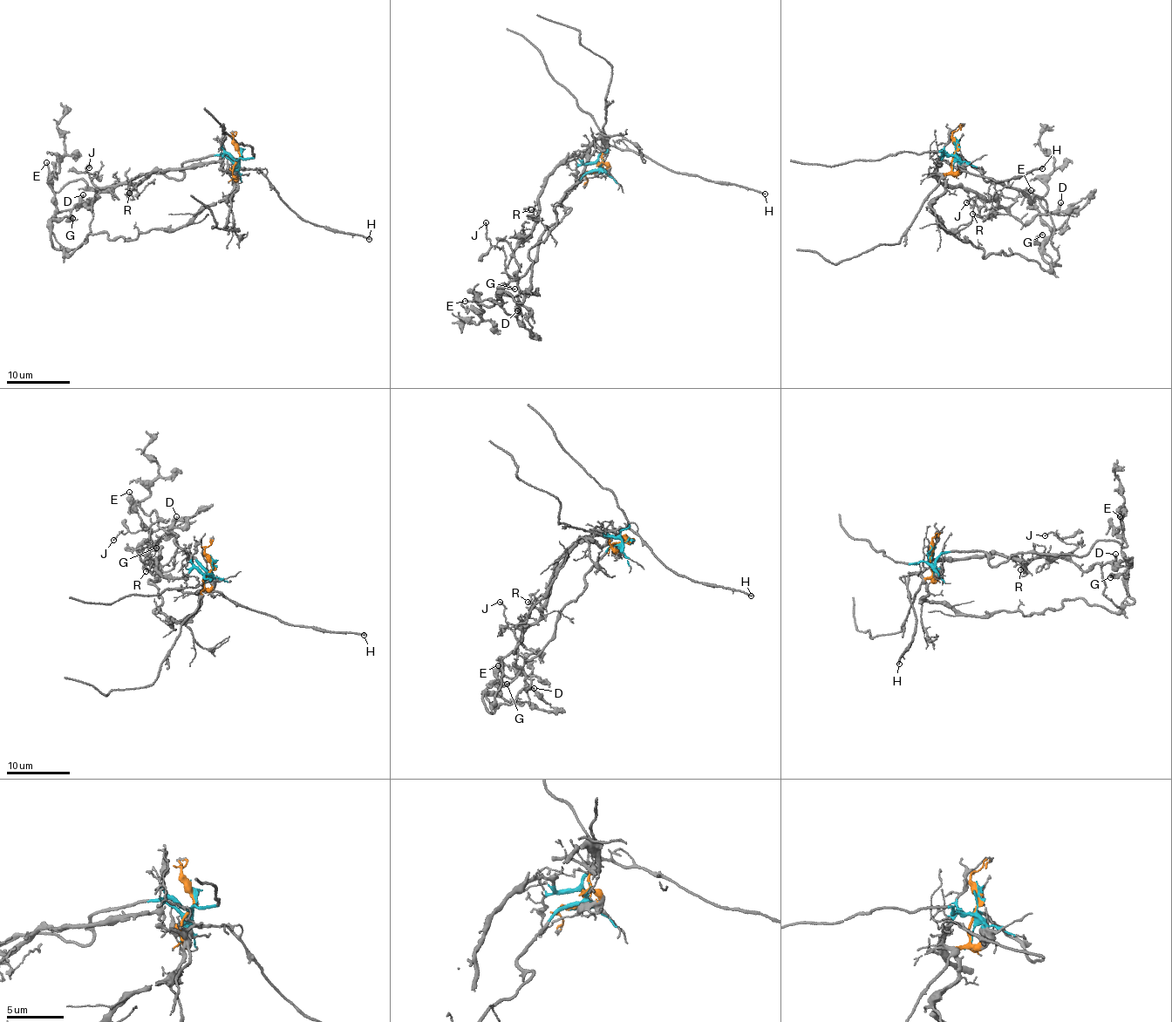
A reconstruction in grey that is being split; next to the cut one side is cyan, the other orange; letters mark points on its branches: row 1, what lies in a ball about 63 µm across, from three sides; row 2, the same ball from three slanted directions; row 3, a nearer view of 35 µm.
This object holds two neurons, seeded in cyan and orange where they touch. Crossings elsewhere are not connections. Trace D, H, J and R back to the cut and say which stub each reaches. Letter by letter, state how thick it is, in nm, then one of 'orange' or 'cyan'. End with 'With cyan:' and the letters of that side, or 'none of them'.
D: calibre 240 nm; cyan
H: calibre 220 nm; orange
J: calibre 130 nm; cyan
R: calibre 120 nm; cyan
With cyan: D, J, R

